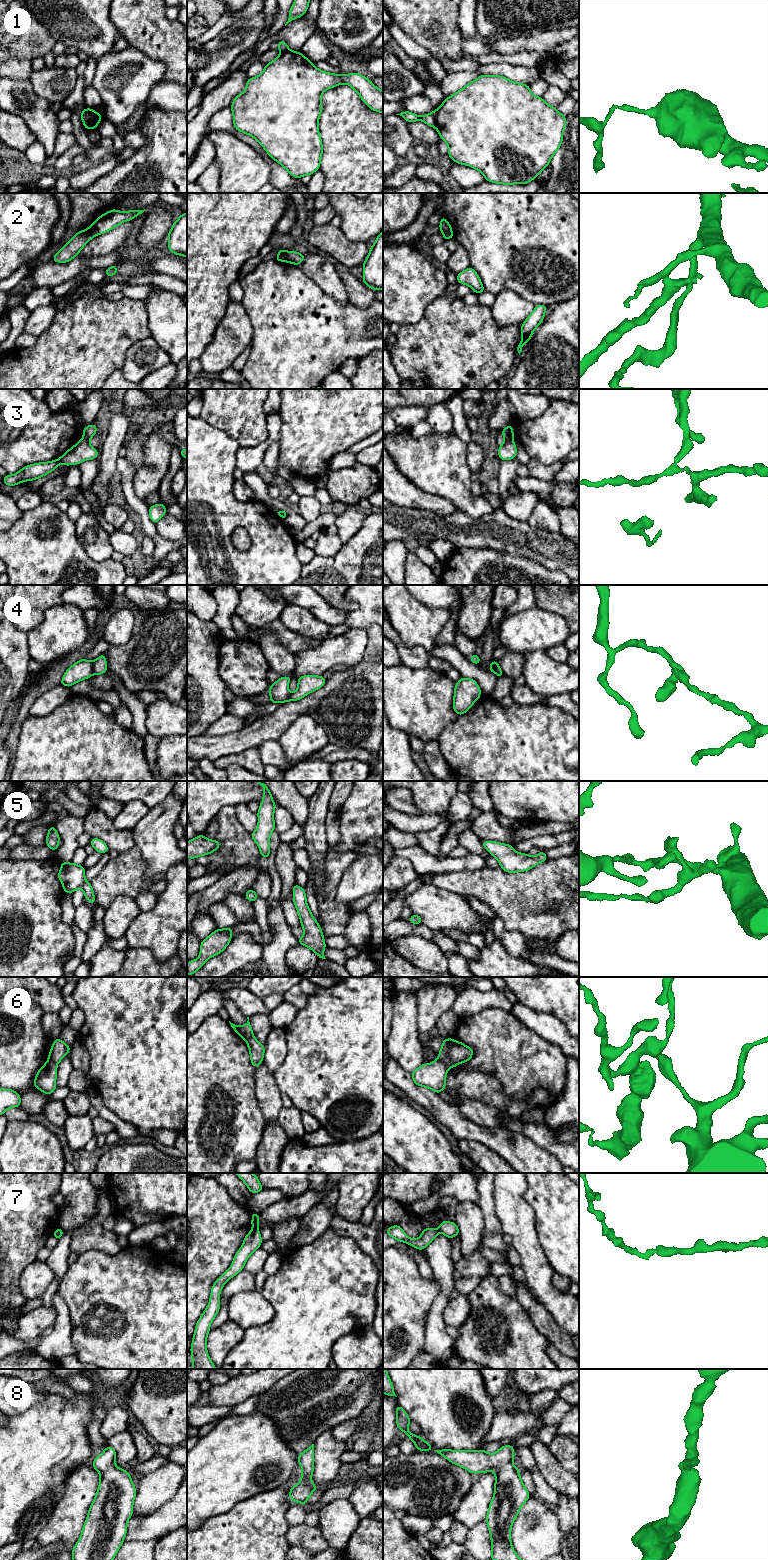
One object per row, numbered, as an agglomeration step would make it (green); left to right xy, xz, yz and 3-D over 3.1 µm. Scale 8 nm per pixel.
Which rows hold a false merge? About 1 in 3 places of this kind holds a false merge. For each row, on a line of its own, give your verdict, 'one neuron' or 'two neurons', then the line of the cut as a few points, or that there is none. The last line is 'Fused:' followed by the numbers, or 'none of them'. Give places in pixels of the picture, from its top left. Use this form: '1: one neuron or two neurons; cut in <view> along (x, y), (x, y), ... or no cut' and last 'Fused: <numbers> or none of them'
1: two neurons; cut in xy along (92, 109), (90, 122), (86, 128)
2: two neurons; cut in xz along (285, 251), (286, 261)
3: two neurons; cut in yz along (505, 438), (511, 440)
4: two neurons; cut in xy along (92, 661), (93, 673)
5: one neuron; no cut
6: two neurons; cut in yz along (438, 1057), (448, 1067)
7: two neurons; cut in xz along (257, 1227), (253, 1229)
8: one neuron; no cut
Fused: 1, 2, 3, 4, 6, 7

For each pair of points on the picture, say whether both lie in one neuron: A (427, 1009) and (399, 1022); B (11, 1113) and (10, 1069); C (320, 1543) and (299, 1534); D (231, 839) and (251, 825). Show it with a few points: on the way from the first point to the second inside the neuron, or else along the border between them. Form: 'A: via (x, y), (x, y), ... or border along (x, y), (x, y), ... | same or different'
A: border along (415, 993), (418, 1037) | different
B: border along (19, 1106), (29, 1114) | different
C: via (315, 1543), (309, 1537), (304, 1536) | same
D: border along (235, 808), (239, 822), (250, 832) | different

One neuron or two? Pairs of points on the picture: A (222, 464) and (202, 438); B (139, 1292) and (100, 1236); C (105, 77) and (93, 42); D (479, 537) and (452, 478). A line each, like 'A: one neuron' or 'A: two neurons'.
A: one neuron
B: two neurons
C: two neurons
D: two neurons

